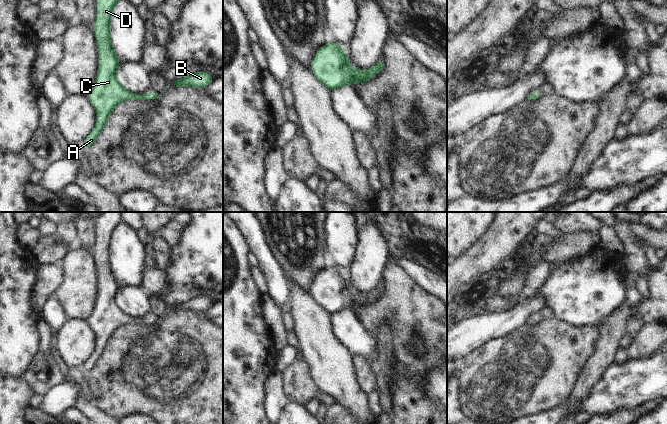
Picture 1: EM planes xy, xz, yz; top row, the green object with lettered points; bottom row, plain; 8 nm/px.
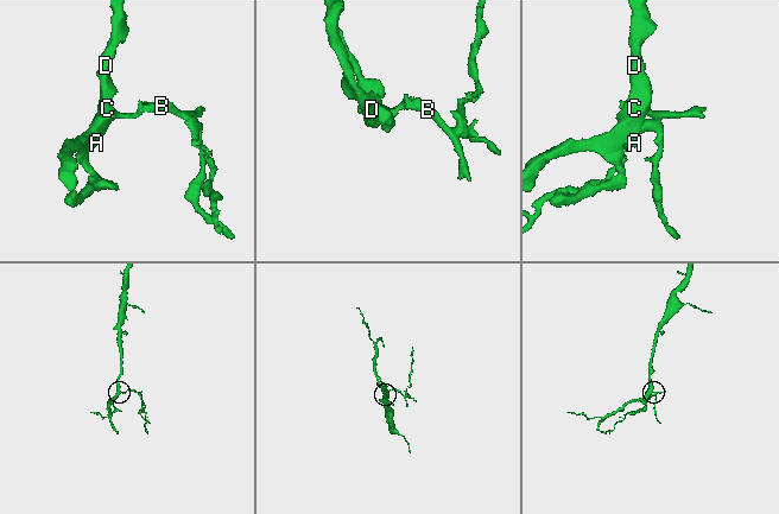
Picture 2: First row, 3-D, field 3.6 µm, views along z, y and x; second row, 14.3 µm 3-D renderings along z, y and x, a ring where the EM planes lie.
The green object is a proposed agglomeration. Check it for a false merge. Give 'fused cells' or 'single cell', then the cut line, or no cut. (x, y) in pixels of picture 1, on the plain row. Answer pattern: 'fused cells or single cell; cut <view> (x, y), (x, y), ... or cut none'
single cell; cut none

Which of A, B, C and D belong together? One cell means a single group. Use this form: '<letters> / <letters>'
A B C D

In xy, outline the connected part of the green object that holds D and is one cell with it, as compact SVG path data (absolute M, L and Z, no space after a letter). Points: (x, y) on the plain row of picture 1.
M103 212L97 220L97 244L93 254L99 272L99 296L97 307L89 323L97 334L97 350L83 366L88 374L104 354L114 332L123 325L157 323L161 318L149 315L147 318L134 318L127 314L117 301L120 286L111 263L111 242L113 233L122 223L122 212Z

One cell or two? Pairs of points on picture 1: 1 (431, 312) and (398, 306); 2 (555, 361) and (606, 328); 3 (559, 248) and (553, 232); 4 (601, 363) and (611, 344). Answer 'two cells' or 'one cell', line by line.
1: one cell
2: two cells
3: two cells
4: one cell

